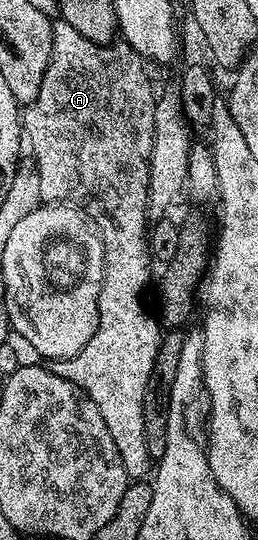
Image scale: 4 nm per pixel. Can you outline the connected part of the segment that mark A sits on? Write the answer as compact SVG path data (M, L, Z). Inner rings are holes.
M62 21L56 22L51 29L52 45L51 45L51 56L49 57L49 63L45 69L45 77L41 81L41 93L37 93L37 97L31 103L26 104L25 110L21 115L21 131L27 139L31 142L29 147L30 154L35 157L35 164L37 169L41 173L41 197L43 203L47 205L66 205L69 207L75 207L78 211L82 211L87 216L92 227L99 232L99 240L103 242L103 252L105 253L105 265L103 266L103 284L101 285L101 293L99 294L99 328L93 333L93 337L89 337L89 342L85 345L85 349L81 349L81 353L77 353L73 357L68 359L52 359L49 363L49 369L53 373L57 373L57 377L65 377L65 381L69 381L73 385L77 385L85 394L91 398L93 405L97 405L97 413L101 413L101 421L105 421L105 429L109 429L110 435L113 436L113 445L117 445L117 453L121 453L121 465L125 465L125 473L127 474L128 480L131 481L143 481L152 474L153 471L153 460L149 453L149 445L145 441L145 413L143 412L143 402L145 401L145 389L149 385L149 377L153 373L153 365L155 364L155 358L157 357L157 349L159 348L159 340L161 338L161 323L154 314L151 315L147 312L147 307L143 304L143 290L147 287L147 278L151 275L151 267L153 268L153 260L151 255L147 251L147 233L149 230L149 220L147 218L147 202L149 201L149 161L151 160L151 154L153 153L153 113L155 112L155 101L157 98L157 91L151 88L151 79L147 76L148 64L145 62L142 55L139 55L131 46L122 41L112 42L110 45L105 43L94 43L89 41L89 37L81 37L81 33L77 33L77 29L73 29L73 25L64 23Z

